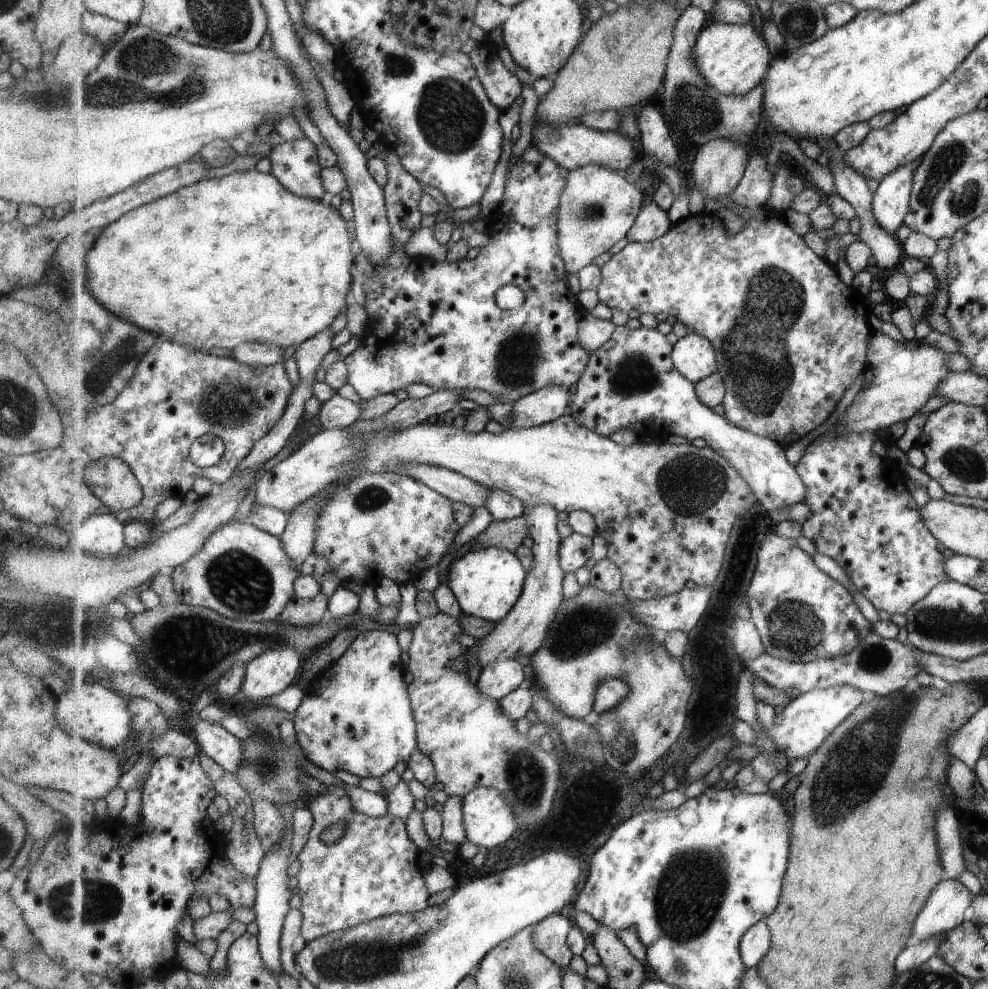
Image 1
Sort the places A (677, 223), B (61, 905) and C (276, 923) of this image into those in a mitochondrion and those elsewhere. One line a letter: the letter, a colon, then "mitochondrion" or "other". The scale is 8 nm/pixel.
A: other
B: mitochondrion
C: other

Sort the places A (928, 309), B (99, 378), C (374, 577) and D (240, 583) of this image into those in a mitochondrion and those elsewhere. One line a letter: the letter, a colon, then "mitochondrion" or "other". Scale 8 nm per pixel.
A: other
B: mitochondrion
C: other
D: mitochondrion

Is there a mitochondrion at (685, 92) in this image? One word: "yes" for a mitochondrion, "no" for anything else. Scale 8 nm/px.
yes

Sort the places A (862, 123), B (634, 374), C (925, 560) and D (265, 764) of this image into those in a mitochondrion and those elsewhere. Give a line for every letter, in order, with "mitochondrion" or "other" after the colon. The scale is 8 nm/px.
A: other
B: mitochondrion
C: other
D: mitochondrion

